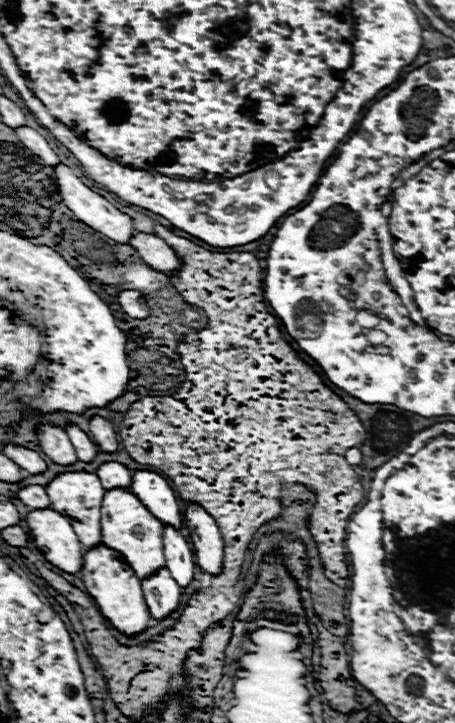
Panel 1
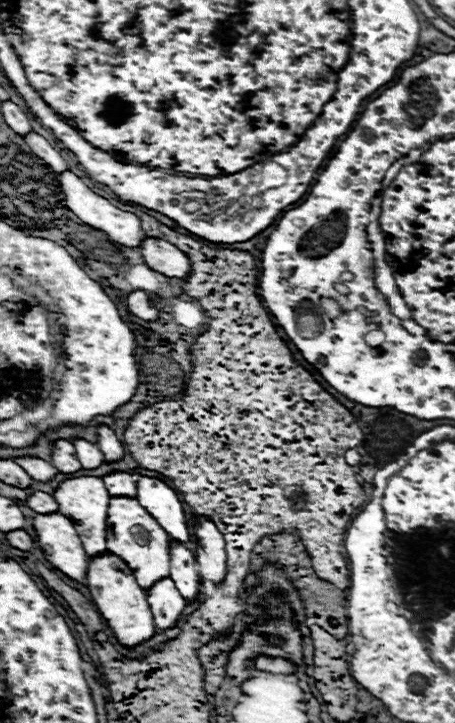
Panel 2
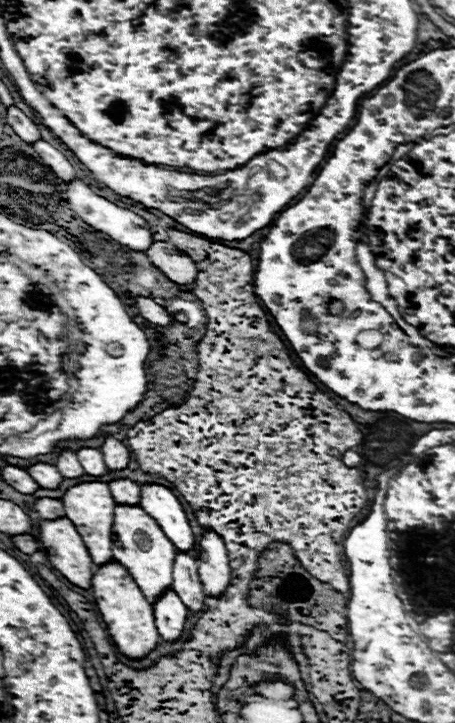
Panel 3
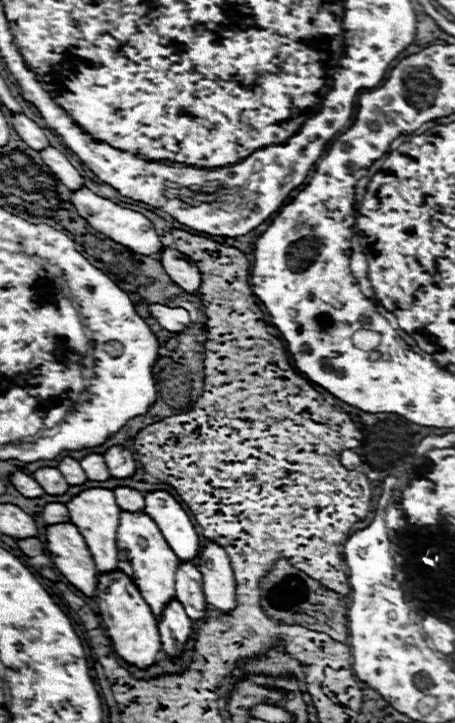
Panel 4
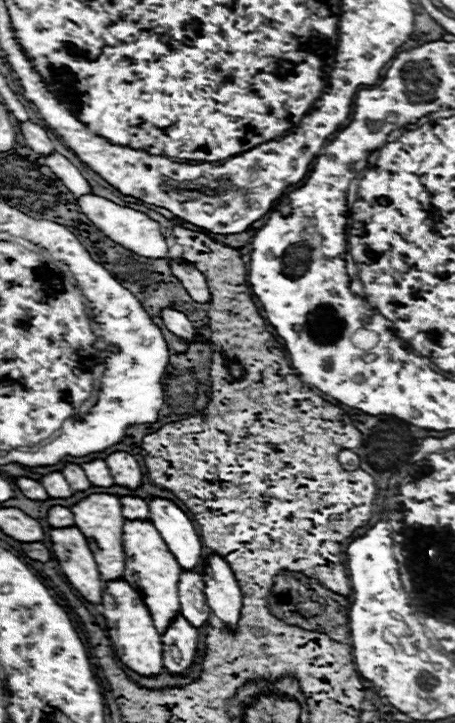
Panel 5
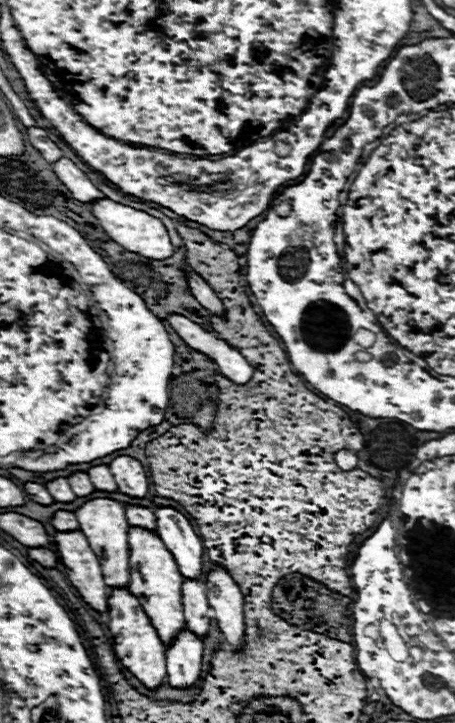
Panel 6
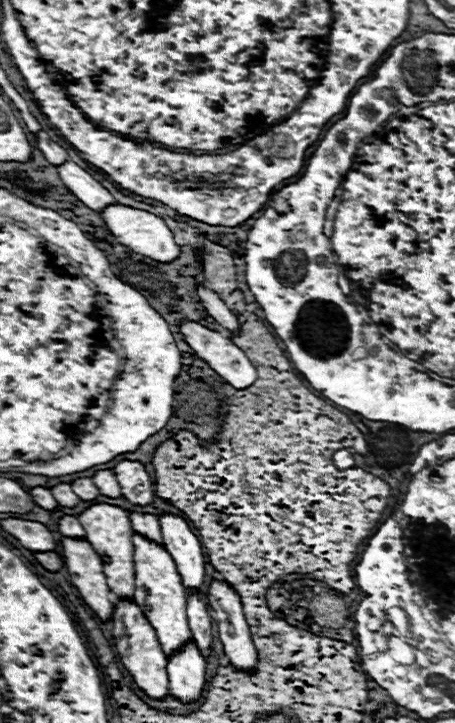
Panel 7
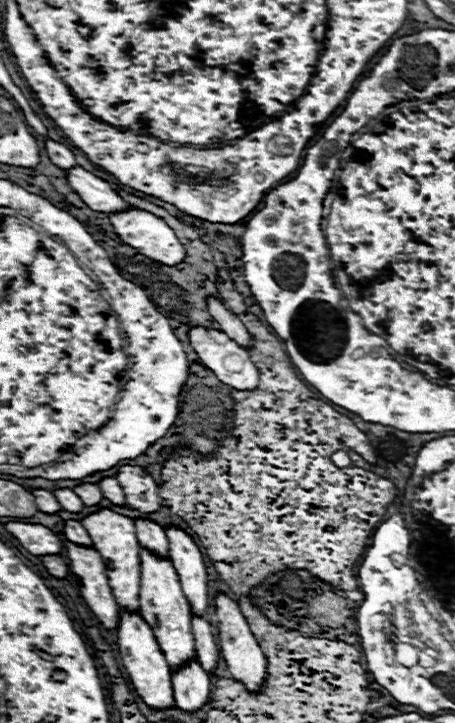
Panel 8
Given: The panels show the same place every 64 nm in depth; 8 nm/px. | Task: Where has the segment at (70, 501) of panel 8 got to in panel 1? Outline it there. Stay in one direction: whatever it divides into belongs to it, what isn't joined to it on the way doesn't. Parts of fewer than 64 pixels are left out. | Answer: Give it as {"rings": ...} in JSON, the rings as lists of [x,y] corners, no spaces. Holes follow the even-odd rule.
{"rings":[[[8,444],[2,448],[2,454],[6,454],[10,460],[14,460],[20,468],[28,470],[30,474],[40,474],[46,470],[46,462],[40,458],[38,452],[18,446],[18,444]]]}

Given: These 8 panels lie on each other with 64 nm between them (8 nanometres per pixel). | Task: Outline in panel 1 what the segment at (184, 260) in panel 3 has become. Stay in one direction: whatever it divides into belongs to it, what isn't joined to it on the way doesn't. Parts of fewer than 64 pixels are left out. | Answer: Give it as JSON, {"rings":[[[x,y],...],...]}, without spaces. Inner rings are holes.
{"rings":[[[136,232],[128,244],[134,246],[134,250],[140,254],[140,258],[158,272],[172,272],[178,268],[178,258],[176,258],[174,250],[162,238],[154,236],[154,234]]]}

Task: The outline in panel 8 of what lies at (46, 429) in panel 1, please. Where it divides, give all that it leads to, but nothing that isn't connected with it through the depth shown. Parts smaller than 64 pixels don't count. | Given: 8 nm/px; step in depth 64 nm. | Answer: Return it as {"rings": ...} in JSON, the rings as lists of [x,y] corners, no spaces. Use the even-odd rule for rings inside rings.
{"rings":[[[90,482],[78,484],[78,486],[74,488],[74,492],[82,498],[82,502],[84,502],[86,506],[96,506],[96,504],[104,498],[102,492],[100,492],[100,488],[98,488],[96,484],[90,484]]]}

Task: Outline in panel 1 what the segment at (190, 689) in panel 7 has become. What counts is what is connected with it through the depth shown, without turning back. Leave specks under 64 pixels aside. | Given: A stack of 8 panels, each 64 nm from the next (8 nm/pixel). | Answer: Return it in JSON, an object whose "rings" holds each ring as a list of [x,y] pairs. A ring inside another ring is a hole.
{"rings":[[[160,568],[156,574],[152,574],[150,578],[140,580],[142,586],[142,594],[146,598],[148,610],[156,620],[166,618],[170,612],[174,612],[180,604],[180,586],[178,582],[174,582],[172,574],[168,572],[168,568]]]}

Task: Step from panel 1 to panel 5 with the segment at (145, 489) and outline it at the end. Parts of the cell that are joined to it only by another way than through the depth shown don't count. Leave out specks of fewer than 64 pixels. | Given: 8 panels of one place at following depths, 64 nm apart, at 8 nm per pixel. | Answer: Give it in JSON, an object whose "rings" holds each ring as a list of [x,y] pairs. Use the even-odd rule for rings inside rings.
{"rings":[[[152,496],[148,500],[150,520],[162,534],[166,546],[176,556],[182,568],[196,568],[202,556],[202,540],[196,534],[190,518],[168,498]]]}

